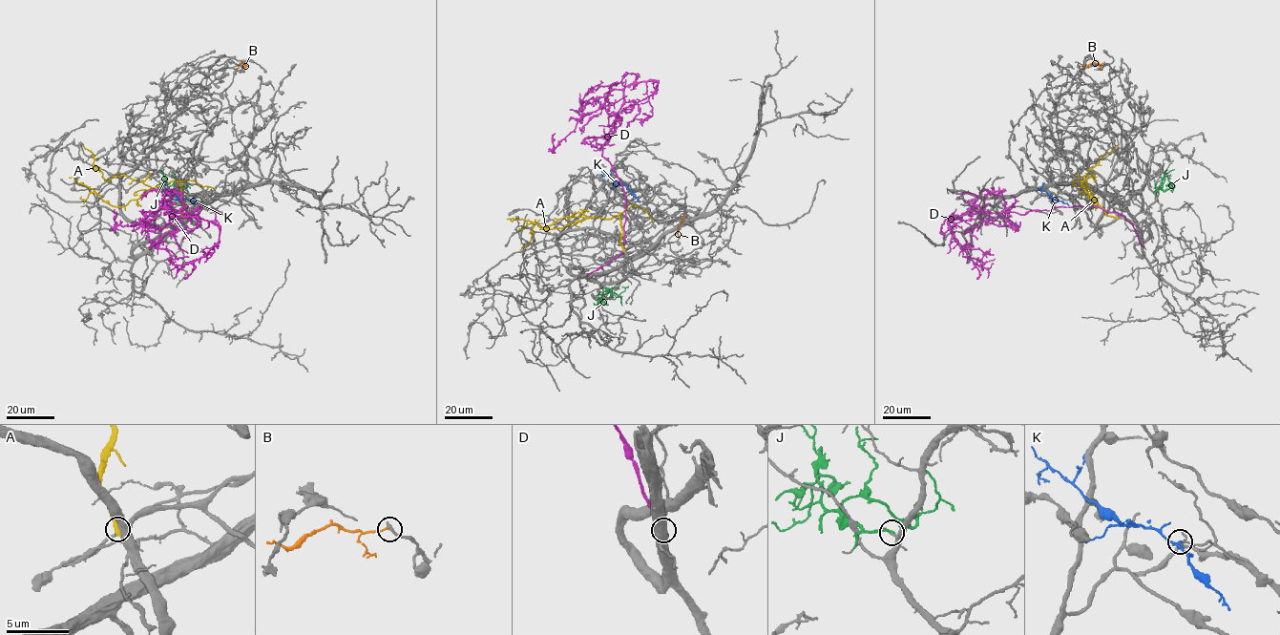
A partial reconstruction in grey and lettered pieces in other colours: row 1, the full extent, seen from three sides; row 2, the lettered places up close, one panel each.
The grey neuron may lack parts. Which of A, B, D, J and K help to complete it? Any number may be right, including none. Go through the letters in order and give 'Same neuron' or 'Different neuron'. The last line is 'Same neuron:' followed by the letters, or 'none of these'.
A: Different neuron
B: Different neuron
D: Different neuron
J: Different neuron
K: Different neuron
Same neuron: none of these

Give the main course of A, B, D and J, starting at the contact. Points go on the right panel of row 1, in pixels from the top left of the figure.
A: (1118, 219), (1086, 191), (1086, 181), (1085, 187), (1080, 182), (1085, 175), (1095, 179), (1090, 169), (1118, 144)
B: (1104, 63), (1080, 66)
D: (1143, 246), (1132, 224), (1118, 212), (1059, 207), (953, 217), (951, 232), (974, 262), (982, 263), (963, 257)
J: (1155, 192), (1166, 177), (1172, 189), (1172, 192), (1170, 190)

